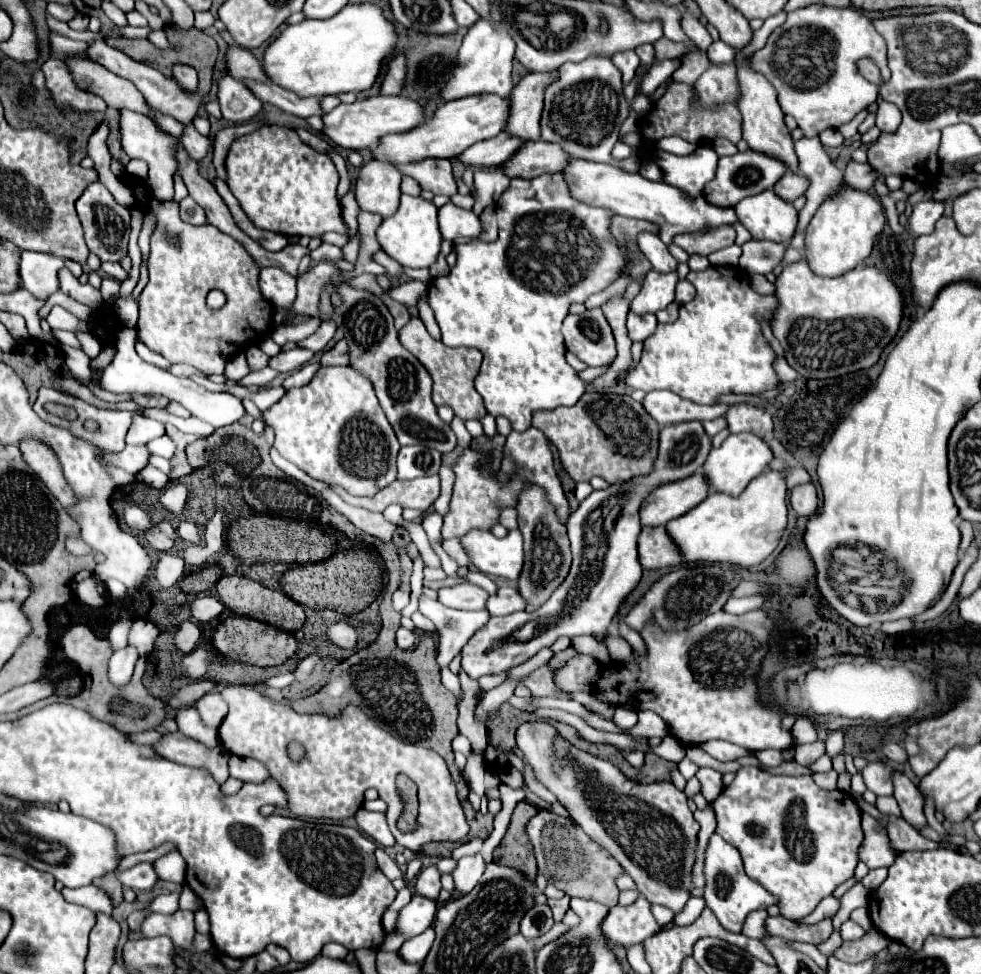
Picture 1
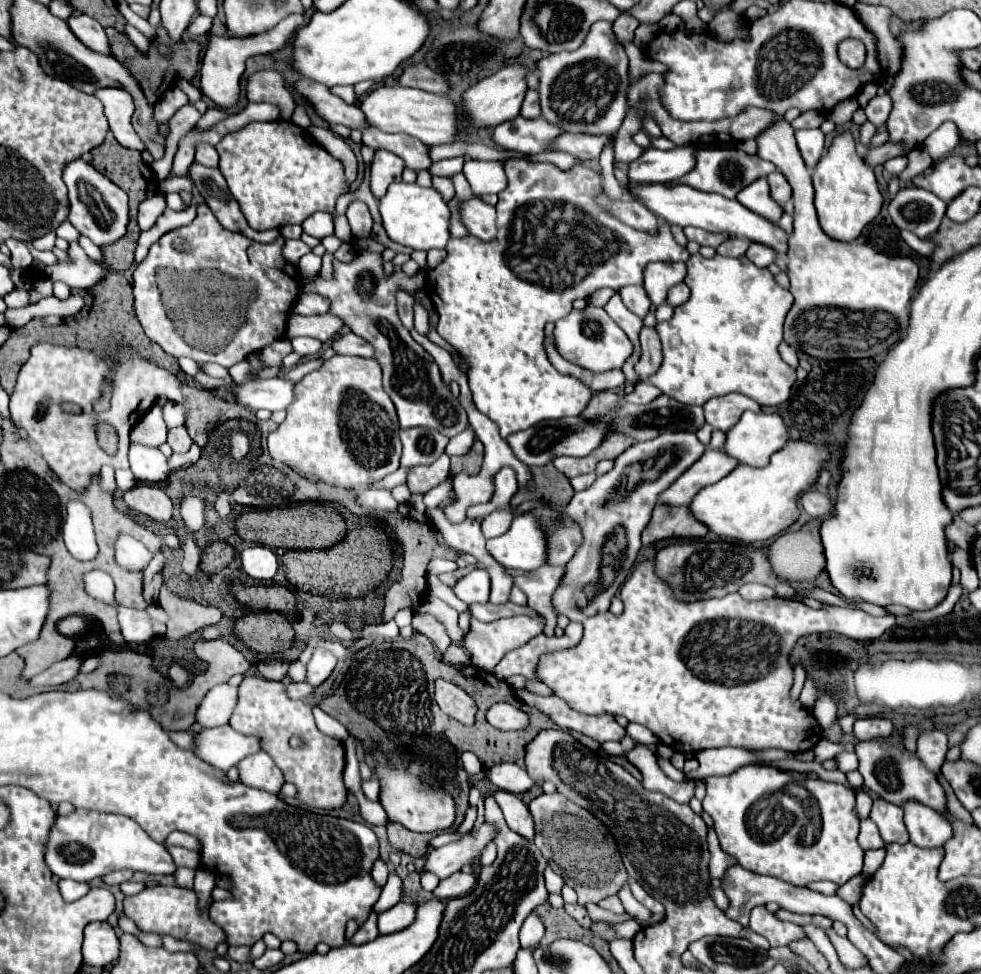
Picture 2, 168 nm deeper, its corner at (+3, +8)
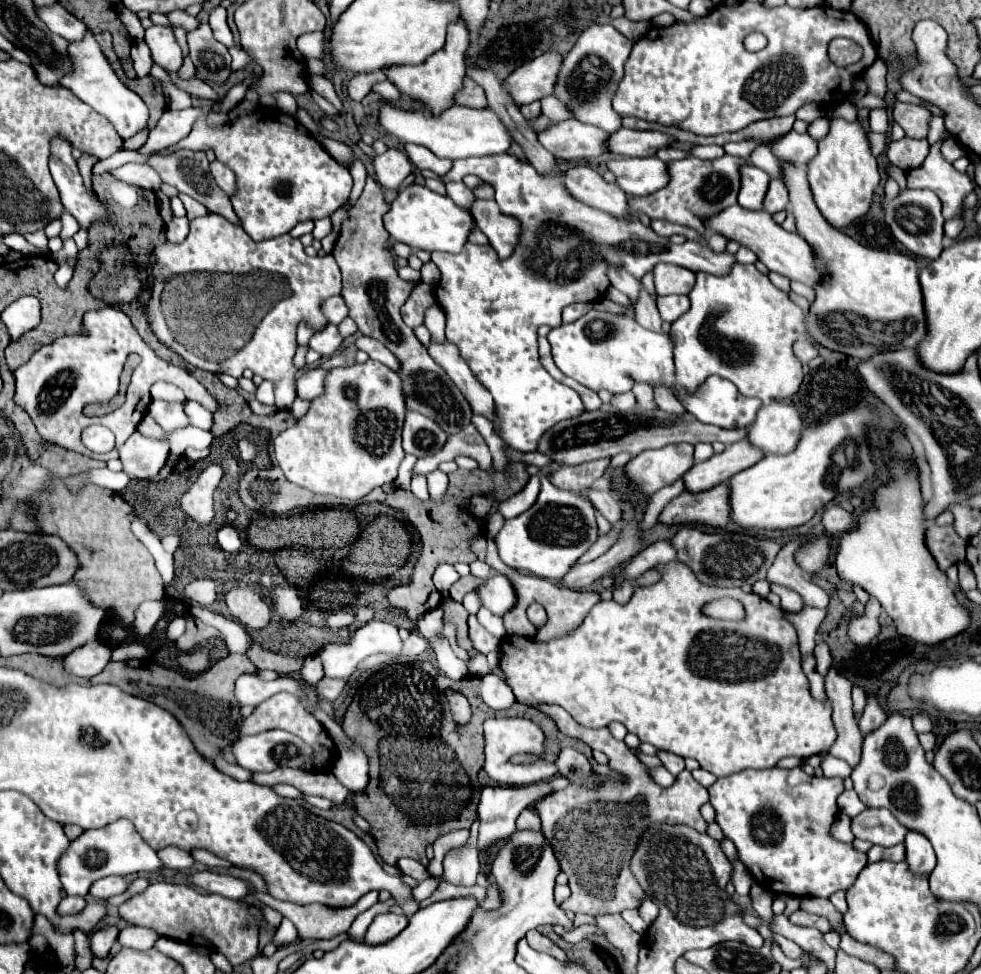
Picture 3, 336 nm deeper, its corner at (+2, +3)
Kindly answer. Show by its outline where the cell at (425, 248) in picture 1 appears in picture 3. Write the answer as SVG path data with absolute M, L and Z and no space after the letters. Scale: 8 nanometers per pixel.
M417 183L399 191L397 199L391 203L391 209L383 217L383 221L385 221L385 229L393 239L407 243L413 249L445 251L445 253L459 253L475 227L469 209L459 207L449 197L433 193L425 185L417 185Z

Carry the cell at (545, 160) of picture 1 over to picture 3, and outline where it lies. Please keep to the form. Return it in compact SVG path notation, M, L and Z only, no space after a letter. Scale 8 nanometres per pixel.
M619 129L609 137L607 149L613 155L623 157L655 157L655 153L663 147L675 143L671 135L661 131L635 131L635 129Z

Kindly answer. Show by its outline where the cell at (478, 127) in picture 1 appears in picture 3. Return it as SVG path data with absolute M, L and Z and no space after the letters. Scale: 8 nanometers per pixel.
M547 51L539 55L539 59L533 59L531 63L525 63L523 67L515 69L505 79L507 91L513 97L515 105L533 103L537 99L551 95L561 63L563 63L561 53Z

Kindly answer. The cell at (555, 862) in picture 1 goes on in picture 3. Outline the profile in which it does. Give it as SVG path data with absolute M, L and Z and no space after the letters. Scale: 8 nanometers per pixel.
M541 705L537 709L551 715L551 719L555 719L565 735L585 741L591 749L603 751L609 757L607 765L621 775L595 775L591 787L569 785L563 791L547 795L535 805L535 811L541 817L541 829L555 847L561 871L569 875L571 897L563 901L560 907L563 911L589 915L607 915L621 913L625 909L639 909L647 895L629 869L639 839L653 825L663 823L681 823L693 827L699 833L707 833L707 823L699 815L701 805L709 801L707 789L701 787L687 769L677 775L675 785L663 789L649 779L647 767L623 741L613 739L609 729L581 727L561 707Z

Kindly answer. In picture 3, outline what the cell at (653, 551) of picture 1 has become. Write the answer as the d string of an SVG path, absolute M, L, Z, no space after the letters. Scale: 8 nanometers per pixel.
M729 481L707 491L689 493L669 501L659 517L661 523L707 523L711 527L725 527L731 521Z

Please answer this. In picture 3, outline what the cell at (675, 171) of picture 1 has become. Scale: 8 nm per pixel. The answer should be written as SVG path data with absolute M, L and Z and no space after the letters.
M617 157L609 159L607 167L615 175L617 185L629 195L651 195L669 181L667 165L657 157Z

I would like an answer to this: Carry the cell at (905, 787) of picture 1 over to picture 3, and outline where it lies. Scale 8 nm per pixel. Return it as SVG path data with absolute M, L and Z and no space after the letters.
M915 831L907 833L905 847L907 847L907 859L905 861L907 861L907 865L911 867L911 871L915 875L917 873L929 875L935 869L935 865L937 865L935 851L933 851L931 843L923 835L919 835Z

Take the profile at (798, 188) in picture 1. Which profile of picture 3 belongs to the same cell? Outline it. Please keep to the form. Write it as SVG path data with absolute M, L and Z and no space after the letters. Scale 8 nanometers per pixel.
M771 179L767 195L765 195L765 201L763 201L763 211L767 211L767 213L773 215L777 211L783 211L787 207L787 203L789 203L787 187L779 179Z

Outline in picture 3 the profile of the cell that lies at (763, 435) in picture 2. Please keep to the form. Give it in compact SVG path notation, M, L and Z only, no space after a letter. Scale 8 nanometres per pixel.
M773 401L759 409L757 419L749 427L749 441L765 455L791 453L803 431L799 409L791 401Z

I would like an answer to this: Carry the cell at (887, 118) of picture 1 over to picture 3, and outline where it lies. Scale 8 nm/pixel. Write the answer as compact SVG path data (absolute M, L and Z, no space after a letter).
M871 109L869 113L869 123L871 123L871 131L873 133L887 133L889 129L889 115L885 109Z

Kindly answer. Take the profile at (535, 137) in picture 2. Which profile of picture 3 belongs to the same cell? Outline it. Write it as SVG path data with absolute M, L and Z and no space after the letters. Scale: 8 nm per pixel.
M569 119L551 125L537 137L539 143L555 157L561 157L565 161L583 161L607 153L605 143L611 133L595 125L579 123L577 119Z

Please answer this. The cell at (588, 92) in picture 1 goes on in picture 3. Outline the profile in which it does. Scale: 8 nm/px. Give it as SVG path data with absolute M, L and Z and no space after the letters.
M597 23L581 33L575 47L565 55L565 61L559 71L559 79L555 85L555 95L561 99L581 123L597 125L607 133L615 133L621 129L621 115L613 111L611 97L623 77L623 65L629 59L633 41L621 35L613 25Z

